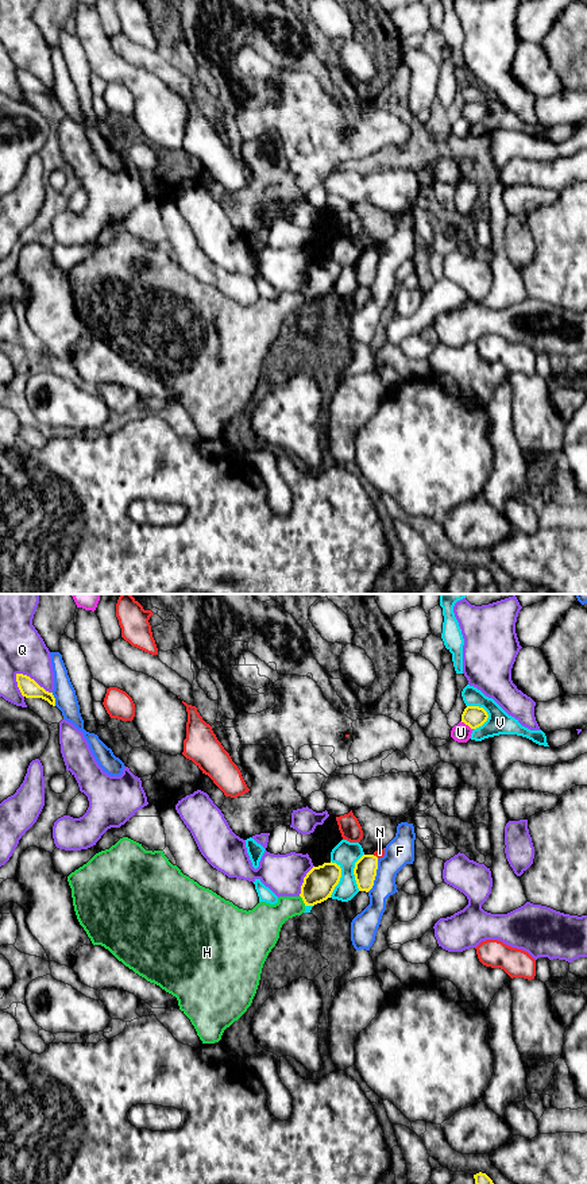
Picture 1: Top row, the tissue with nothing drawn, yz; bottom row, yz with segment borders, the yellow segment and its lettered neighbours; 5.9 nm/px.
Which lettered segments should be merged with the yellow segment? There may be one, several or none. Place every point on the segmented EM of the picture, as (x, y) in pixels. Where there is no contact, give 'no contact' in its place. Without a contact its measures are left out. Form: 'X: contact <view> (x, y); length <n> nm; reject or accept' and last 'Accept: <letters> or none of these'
F: contact yz (375, 875); length 220 nm; reject
H: contact yz (302, 899); length 70 nm; reject
N: contact yz (375, 856); length 40 nm; reject
Q: contact yz (33, 679); length 260 nm; reject
U: contact yz (467, 724); length 90 nm; reject
V: contact yz (486, 713); length 160 nm; reject
Accept: none of these

